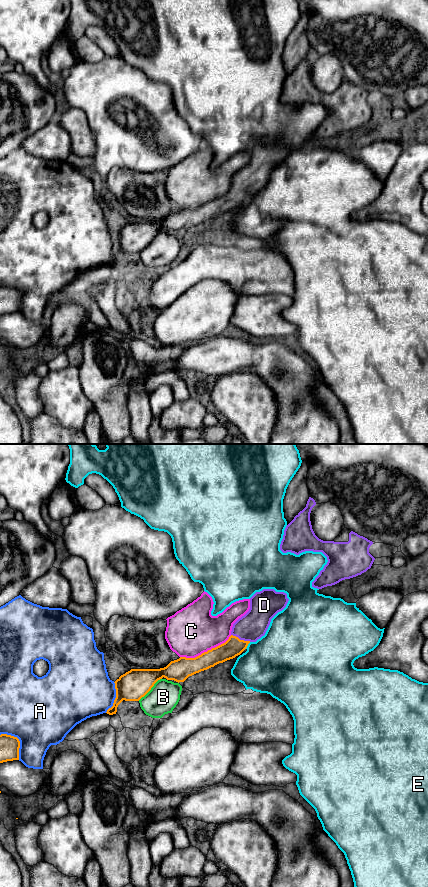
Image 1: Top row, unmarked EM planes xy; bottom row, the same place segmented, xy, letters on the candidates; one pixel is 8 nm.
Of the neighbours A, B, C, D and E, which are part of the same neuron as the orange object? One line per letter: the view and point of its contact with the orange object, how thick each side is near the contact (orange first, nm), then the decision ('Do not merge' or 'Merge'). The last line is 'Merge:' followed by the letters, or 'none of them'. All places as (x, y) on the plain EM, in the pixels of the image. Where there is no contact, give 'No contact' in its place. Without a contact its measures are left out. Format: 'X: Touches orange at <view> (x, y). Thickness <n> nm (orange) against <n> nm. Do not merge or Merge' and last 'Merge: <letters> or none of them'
A: Touches orange at xy (19, 293). Thickness 160 nm (orange) against 480 nm. Do not merge
B: Touches orange at xy (150, 241). Thickness 240 nm (orange) against 240 nm. Do not merge
C: Touches orange at xy (205, 204). Thickness 170 nm (orange) against 400 nm. Do not merge
D: Touches orange at xy (241, 192). Thickness 150 nm (orange) against 220 nm. Merge
E: Touches orange at xy (247, 197). Thickness 150 nm (orange) against 460 nm. Do not merge
Merge: D

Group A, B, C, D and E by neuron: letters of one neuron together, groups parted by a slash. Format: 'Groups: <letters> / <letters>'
Groups: A / B / C / D / E

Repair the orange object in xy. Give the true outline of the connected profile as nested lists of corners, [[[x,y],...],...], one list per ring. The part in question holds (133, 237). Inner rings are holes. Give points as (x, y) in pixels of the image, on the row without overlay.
[[[263,141],[256,144],[250,150],[249,163],[239,170],[232,179],[231,188],[229,191],[207,204],[195,210],[180,209],[177,212],[171,213],[166,219],[160,221],[131,221],[125,226],[121,227],[114,235],[116,241],[116,250],[113,258],[107,262],[107,266],[113,267],[117,264],[118,257],[123,253],[139,253],[144,249],[154,238],[154,236],[163,229],[167,232],[174,232],[176,234],[184,234],[189,228],[192,228],[201,223],[207,222],[219,215],[233,211],[240,207],[248,198],[250,194],[256,194],[265,187],[271,171],[280,163],[282,163],[289,151],[284,144],[276,144],[274,141]]]

